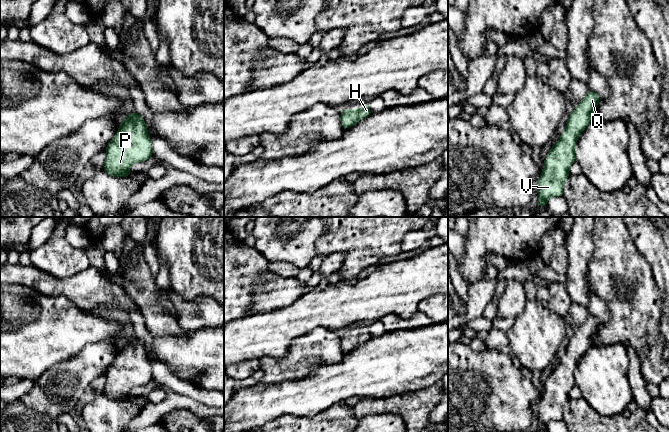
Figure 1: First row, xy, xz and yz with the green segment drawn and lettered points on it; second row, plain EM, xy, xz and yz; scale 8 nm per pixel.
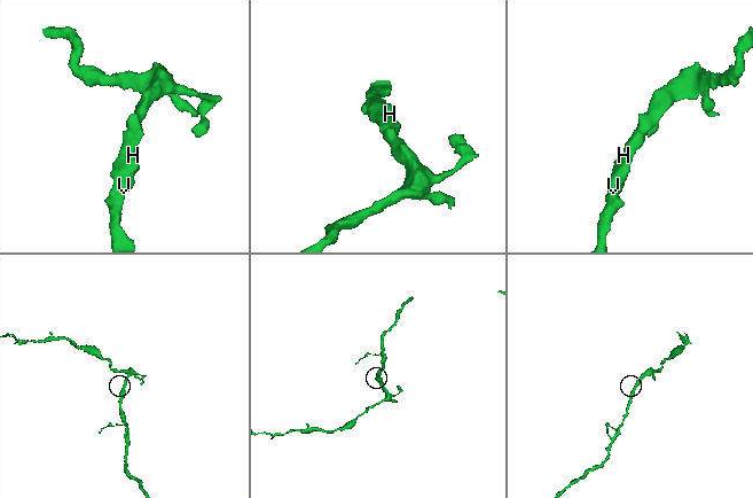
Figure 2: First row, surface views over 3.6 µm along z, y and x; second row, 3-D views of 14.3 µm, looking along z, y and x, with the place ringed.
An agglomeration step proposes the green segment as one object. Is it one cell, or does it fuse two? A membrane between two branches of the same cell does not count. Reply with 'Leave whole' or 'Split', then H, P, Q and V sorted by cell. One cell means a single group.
Leave whole. Groups: H P Q V

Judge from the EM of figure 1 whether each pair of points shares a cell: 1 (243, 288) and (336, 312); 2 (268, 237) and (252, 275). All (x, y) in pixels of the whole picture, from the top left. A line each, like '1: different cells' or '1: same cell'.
1: different cells
2: different cells

